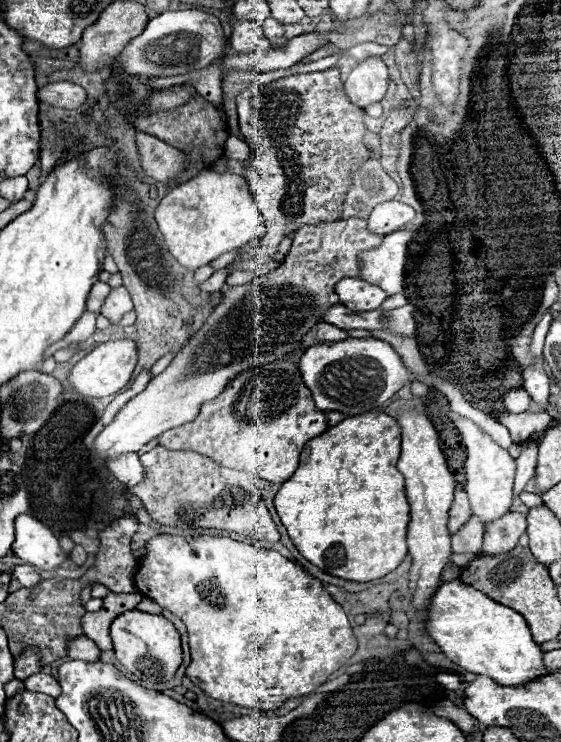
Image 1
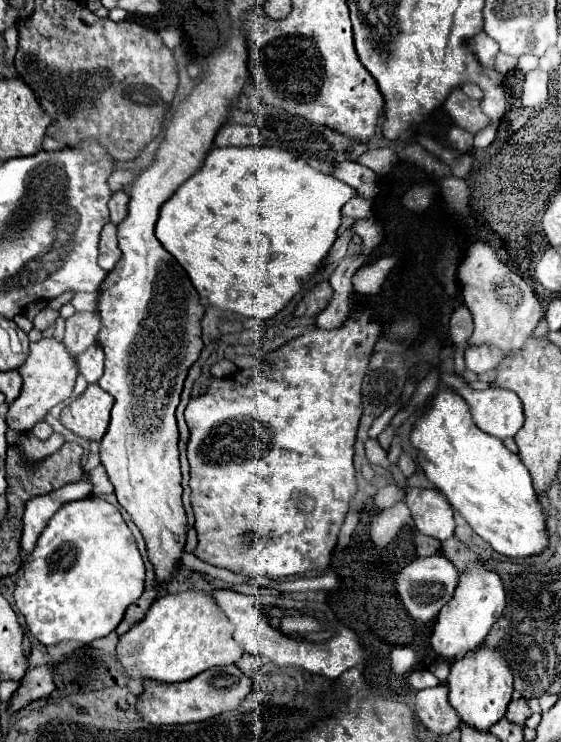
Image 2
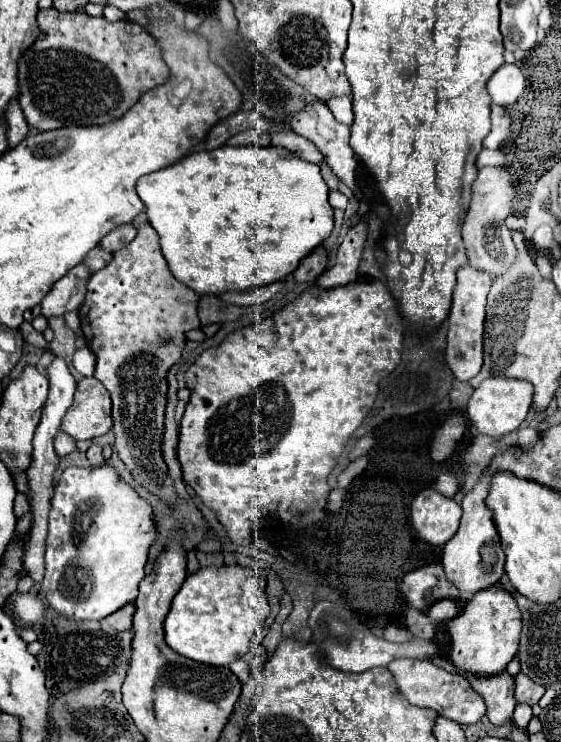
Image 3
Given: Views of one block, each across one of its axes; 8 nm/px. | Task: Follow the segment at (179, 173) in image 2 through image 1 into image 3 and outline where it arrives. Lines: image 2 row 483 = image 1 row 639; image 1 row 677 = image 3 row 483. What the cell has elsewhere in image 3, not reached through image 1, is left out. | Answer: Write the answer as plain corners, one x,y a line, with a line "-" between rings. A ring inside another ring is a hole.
148,222
138,224
136,230
138,230
136,238
128,246
116,250
108,266
104,266
102,270
90,276
86,300
78,308
78,316
80,316
80,328
86,346
96,356
94,376
104,384
104,388
110,392
112,398
112,420
114,420
112,430
116,434
114,448
118,450
122,462
134,476
136,486
154,492
168,506
176,506
178,496
174,492
172,480
168,476
168,466
162,456
164,410
166,410
166,394
168,394
166,374
182,356
186,344
186,332
200,328
200,320
198,320
200,296
194,290
182,286
182,282
178,282
172,276
172,272
166,266
166,260
162,258
156,230

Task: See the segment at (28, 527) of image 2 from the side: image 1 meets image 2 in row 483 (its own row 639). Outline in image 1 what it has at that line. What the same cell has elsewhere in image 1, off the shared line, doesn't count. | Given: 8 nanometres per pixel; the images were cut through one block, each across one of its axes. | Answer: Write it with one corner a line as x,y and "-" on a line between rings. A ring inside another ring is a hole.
80,636
68,642
68,656
74,660
84,660
84,662
96,662
100,658
100,650
96,648
90,638

